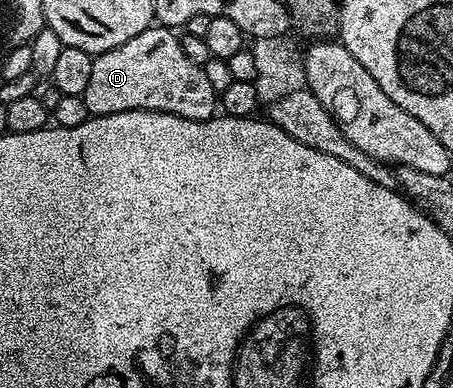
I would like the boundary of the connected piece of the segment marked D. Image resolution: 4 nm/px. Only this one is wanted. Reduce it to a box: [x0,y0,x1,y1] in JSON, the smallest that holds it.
[82,27,216,121]

